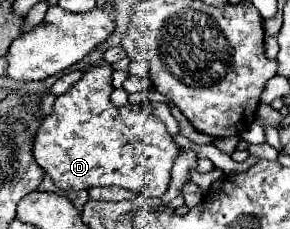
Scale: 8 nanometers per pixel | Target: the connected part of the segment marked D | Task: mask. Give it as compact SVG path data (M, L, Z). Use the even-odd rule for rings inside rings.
M90 67L64 95L54 101L54 111L36 131L34 155L38 165L52 177L58 189L122 187L150 197L162 197L178 147L172 143L166 125L148 105L128 104L121 108L110 103L113 69Z

